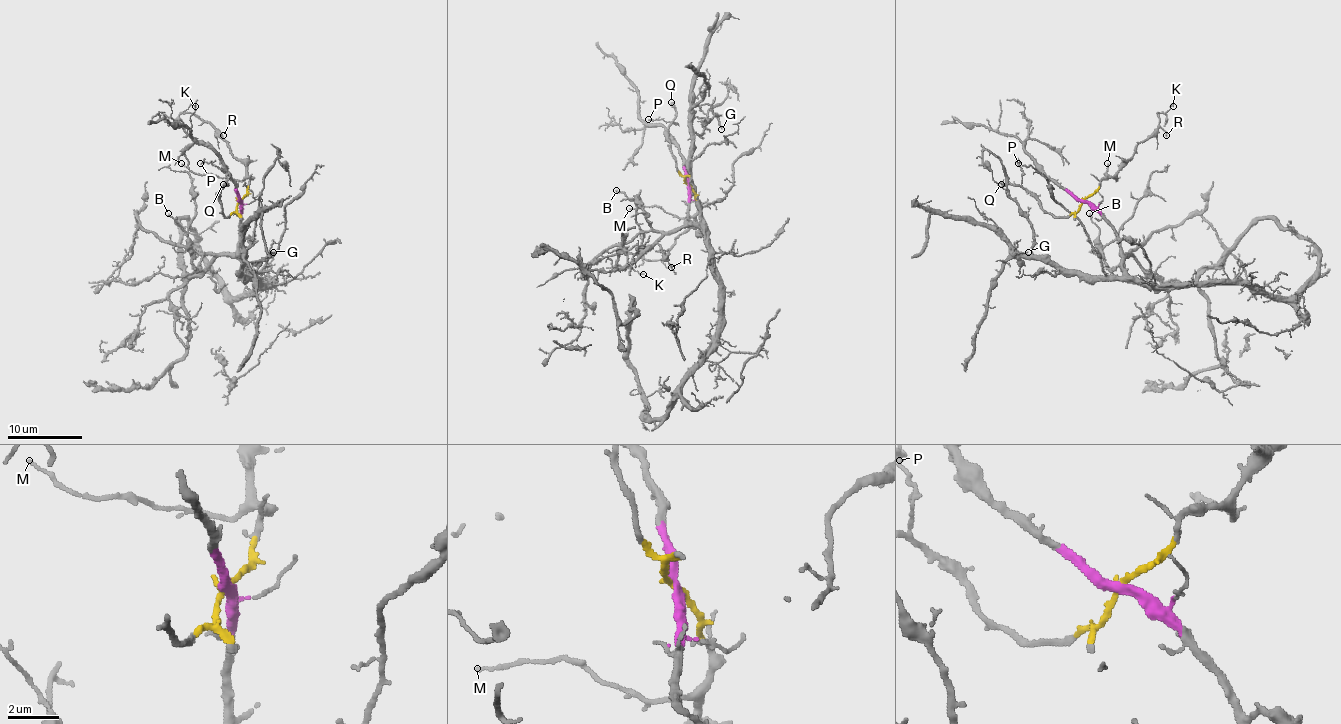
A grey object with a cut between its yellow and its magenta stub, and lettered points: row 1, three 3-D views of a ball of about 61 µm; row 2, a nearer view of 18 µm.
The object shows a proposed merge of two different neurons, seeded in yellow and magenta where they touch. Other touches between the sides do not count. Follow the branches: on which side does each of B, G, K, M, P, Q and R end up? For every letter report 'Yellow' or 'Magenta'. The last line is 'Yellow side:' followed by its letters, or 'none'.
B: Magenta
G: Magenta
K: Yellow
M: Yellow
P: Yellow
Q: Yellow
R: Yellow
Yellow side: K, M, P, Q, R

